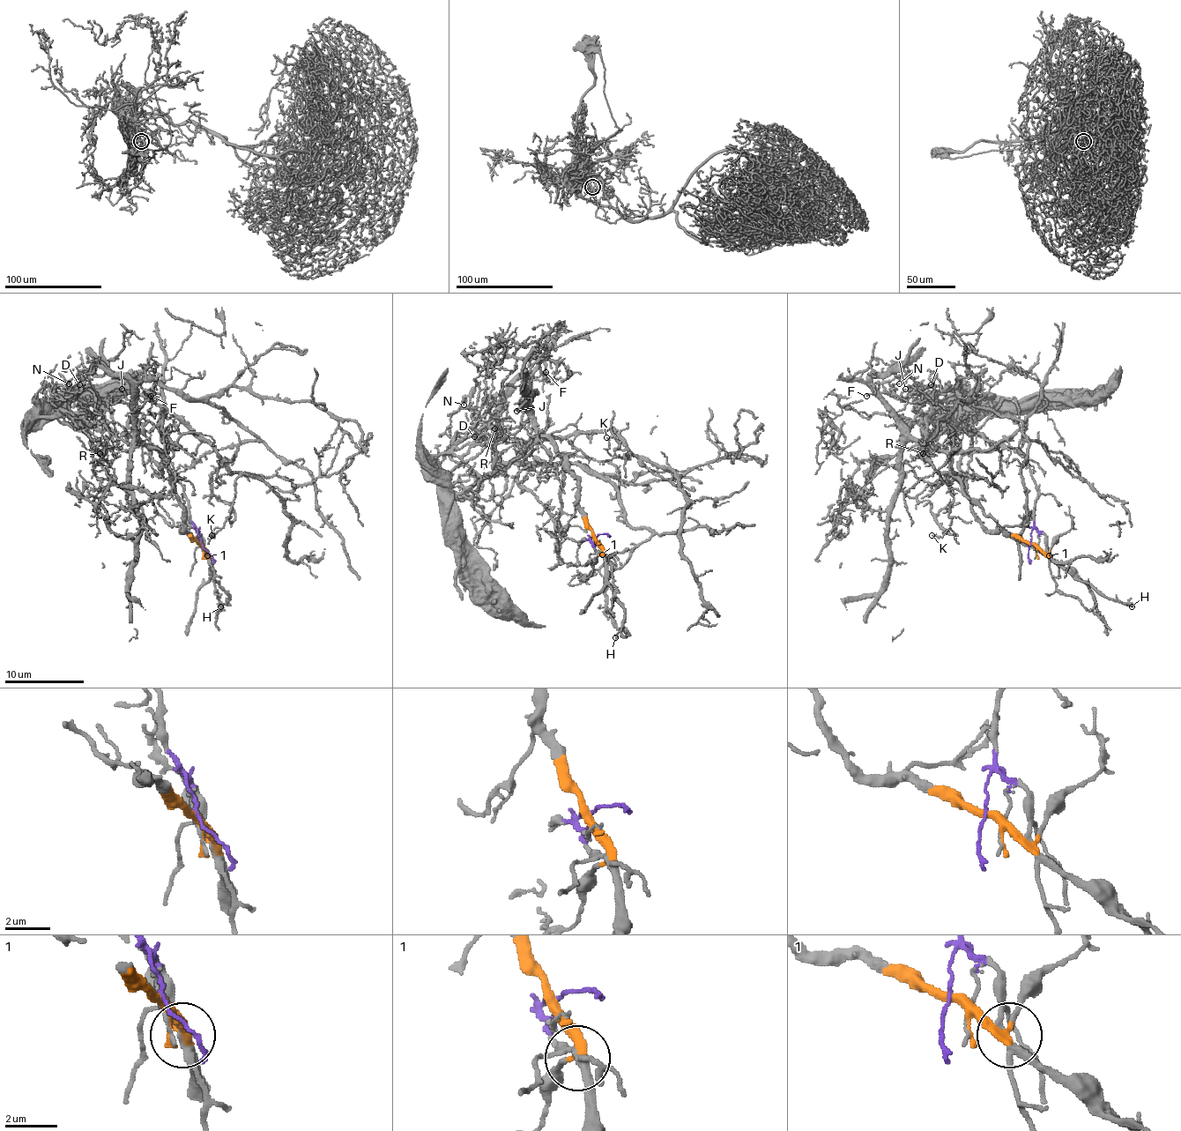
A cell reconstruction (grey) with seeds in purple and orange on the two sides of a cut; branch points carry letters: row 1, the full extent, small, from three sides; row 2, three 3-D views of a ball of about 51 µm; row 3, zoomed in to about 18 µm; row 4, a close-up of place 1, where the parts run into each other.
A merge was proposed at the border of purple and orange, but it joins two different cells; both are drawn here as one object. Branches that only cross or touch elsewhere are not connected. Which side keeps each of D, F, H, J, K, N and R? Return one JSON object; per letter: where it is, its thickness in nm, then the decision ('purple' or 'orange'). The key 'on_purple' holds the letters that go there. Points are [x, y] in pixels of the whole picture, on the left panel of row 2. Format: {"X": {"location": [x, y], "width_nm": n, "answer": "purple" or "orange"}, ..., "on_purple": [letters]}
{"D": {"location": [79, 384], "width_nm": 170, "answer": "purple"}, "F": {"location": [151, 396], "width_nm": 160, "answer": "orange"}, "H": {"location": [220, 606], "width_nm": 160, "answer": "orange"}, "J": {"location": [122, 389], "width_nm": 110, "answer": "purple"}, "K": {"location": [211, 535], "width_nm": 150, "answer": "purple"}, "N": {"location": [69, 383], "width_nm": 140, "answer": "purple"}, "R": {"location": [100, 453], "width_nm": 170, "answer": "purple"}, "on_purple": ["D", "J", "K", "N", "R"]}

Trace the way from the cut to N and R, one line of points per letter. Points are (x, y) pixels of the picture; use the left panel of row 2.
N: (201, 543), (167, 464), (123, 434), (131, 410), (98, 402), (98, 427), (77, 400), (84, 380), (68, 384)
R: (201, 543), (167, 464), (123, 434), (131, 414), (125, 404), (98, 402), (106, 427), (100, 454)

